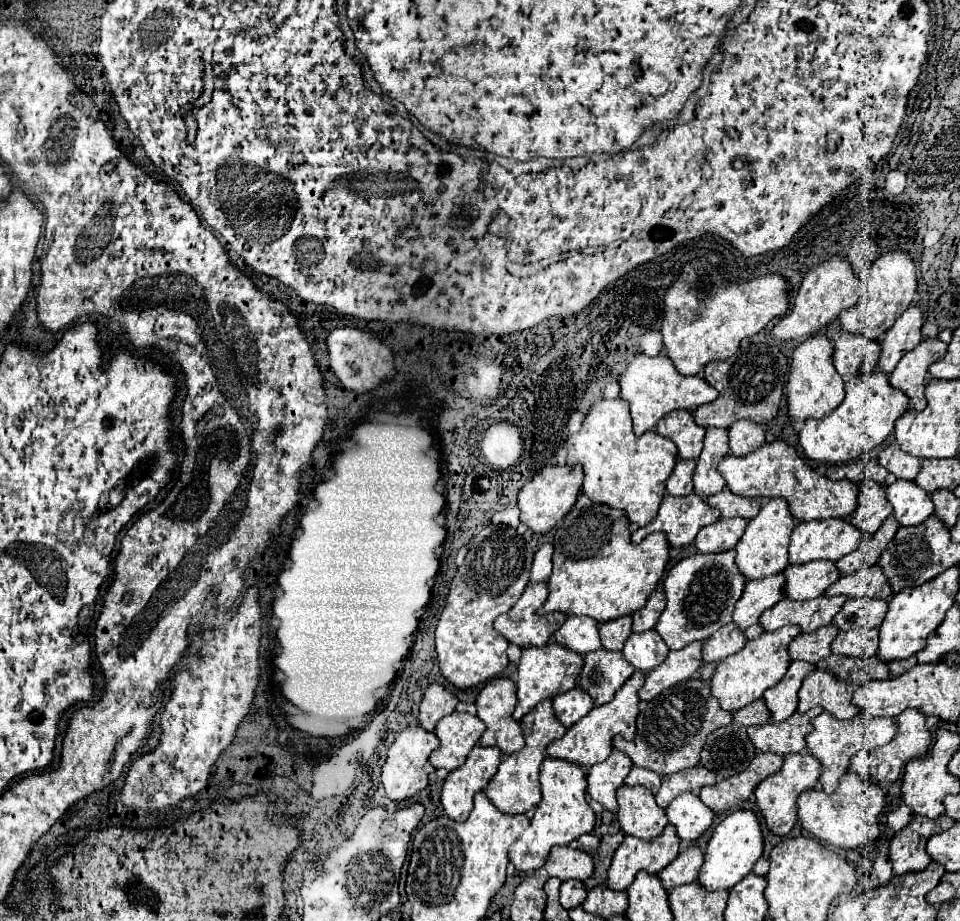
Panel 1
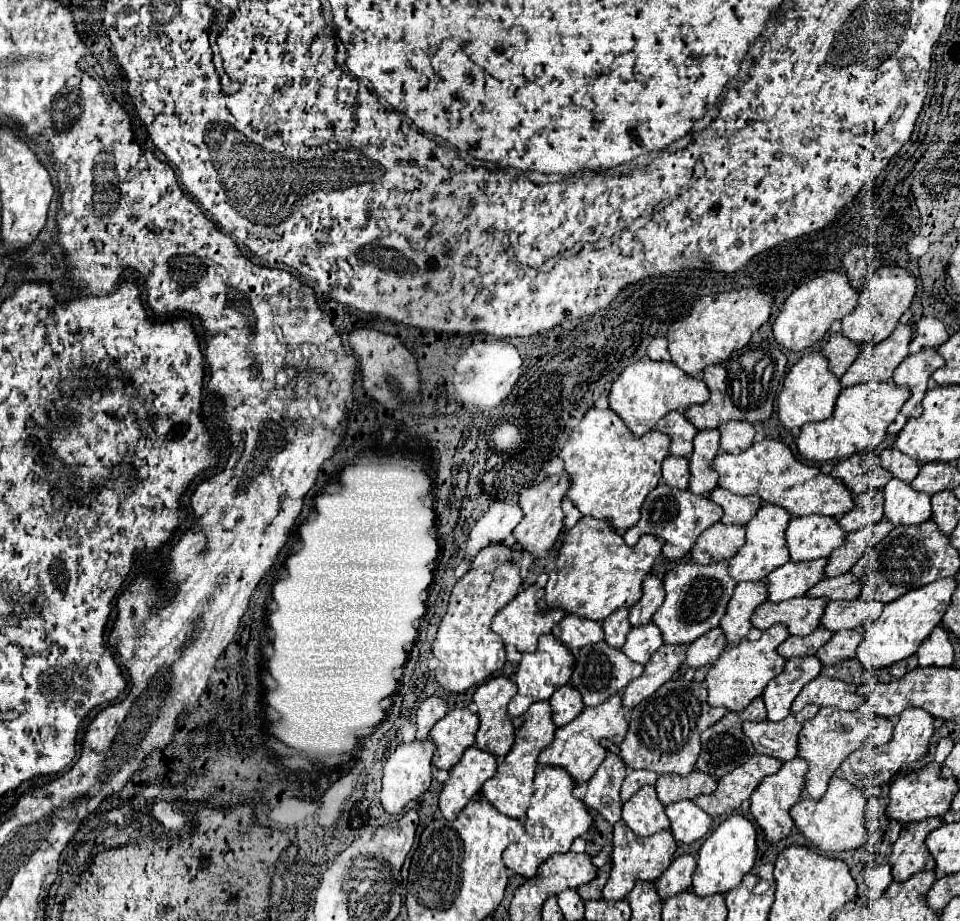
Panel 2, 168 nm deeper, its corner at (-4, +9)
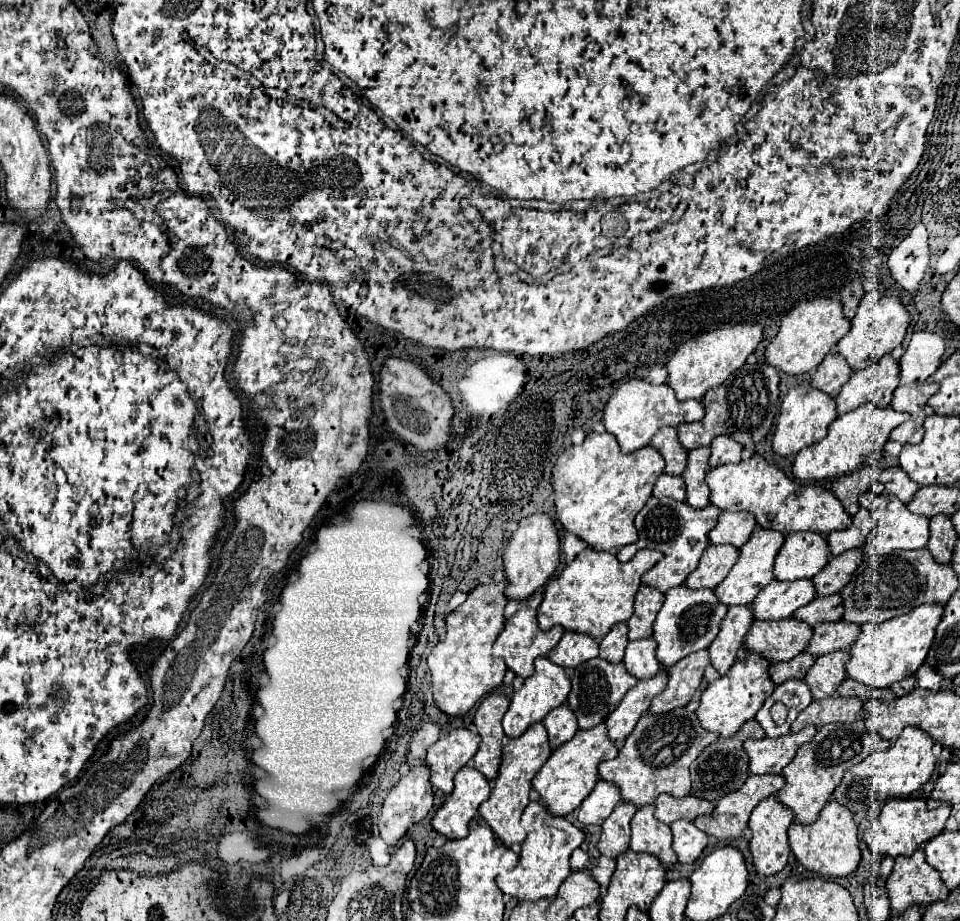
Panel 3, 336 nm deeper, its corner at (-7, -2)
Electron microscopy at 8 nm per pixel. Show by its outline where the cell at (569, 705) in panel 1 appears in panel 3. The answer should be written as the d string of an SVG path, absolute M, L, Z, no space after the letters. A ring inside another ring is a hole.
M567 704L551 710L551 714L547 714L547 718L543 720L543 726L549 734L549 746L551 748L565 744L577 732L575 714L571 714L571 710L567 710Z

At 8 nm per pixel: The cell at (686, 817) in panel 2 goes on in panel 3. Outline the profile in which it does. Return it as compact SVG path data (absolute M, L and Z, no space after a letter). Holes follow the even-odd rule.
M687 820L673 822L671 832L673 832L673 850L681 864L693 864L703 854L709 842L709 836Z

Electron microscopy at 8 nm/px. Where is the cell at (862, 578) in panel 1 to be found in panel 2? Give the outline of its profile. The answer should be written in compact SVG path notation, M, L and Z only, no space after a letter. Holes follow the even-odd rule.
M848 571L840 577L824 577L806 595L808 597L828 597L830 601L856 599L856 597L860 597L862 587L864 587L864 583L854 573Z

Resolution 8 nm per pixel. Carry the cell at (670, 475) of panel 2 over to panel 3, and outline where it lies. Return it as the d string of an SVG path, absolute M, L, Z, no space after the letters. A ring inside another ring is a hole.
M661 474L653 486L653 496L661 498L673 498L673 500L685 500L685 482L681 476L669 476Z

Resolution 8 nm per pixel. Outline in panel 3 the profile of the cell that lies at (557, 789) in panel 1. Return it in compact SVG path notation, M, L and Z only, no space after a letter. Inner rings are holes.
M539 800L531 802L523 816L521 816L521 824L527 830L527 838L521 844L521 856L519 856L519 864L505 872L497 886L501 892L517 898L517 900L539 900L539 898L555 898L559 886L563 884L563 878L569 876L569 856L575 848L581 846L581 842L585 840L585 834L575 828L571 822L567 822L567 818L555 818L551 814L545 814L547 810L543 810L543 804Z

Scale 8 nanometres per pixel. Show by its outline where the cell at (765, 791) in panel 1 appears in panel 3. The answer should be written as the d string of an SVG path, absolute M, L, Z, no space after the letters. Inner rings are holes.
M775 796L763 800L751 814L749 818L749 830L751 830L751 842L749 842L749 850L753 856L753 866L757 876L773 876L777 872L781 872L787 864L789 858L789 840L787 840L787 830L793 824L791 818L791 810L787 810L779 800L775 800Z

